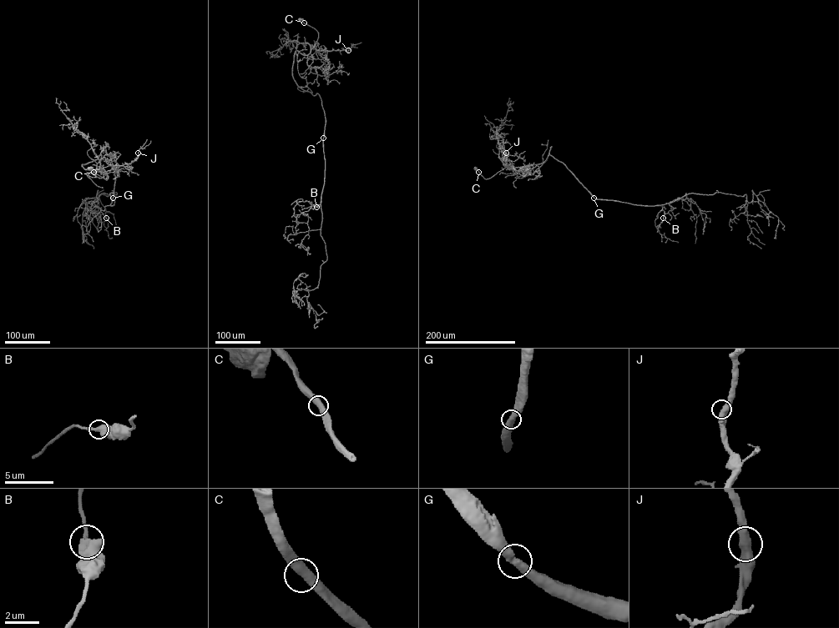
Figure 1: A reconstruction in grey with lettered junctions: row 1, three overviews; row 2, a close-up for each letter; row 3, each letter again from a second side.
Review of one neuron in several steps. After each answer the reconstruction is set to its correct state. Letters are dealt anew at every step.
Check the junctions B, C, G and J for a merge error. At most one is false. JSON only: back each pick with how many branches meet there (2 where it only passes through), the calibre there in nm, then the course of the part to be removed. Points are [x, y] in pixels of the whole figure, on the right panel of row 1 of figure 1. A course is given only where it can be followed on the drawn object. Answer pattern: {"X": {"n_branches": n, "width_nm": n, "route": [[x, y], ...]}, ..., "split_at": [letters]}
{"split_at": []}

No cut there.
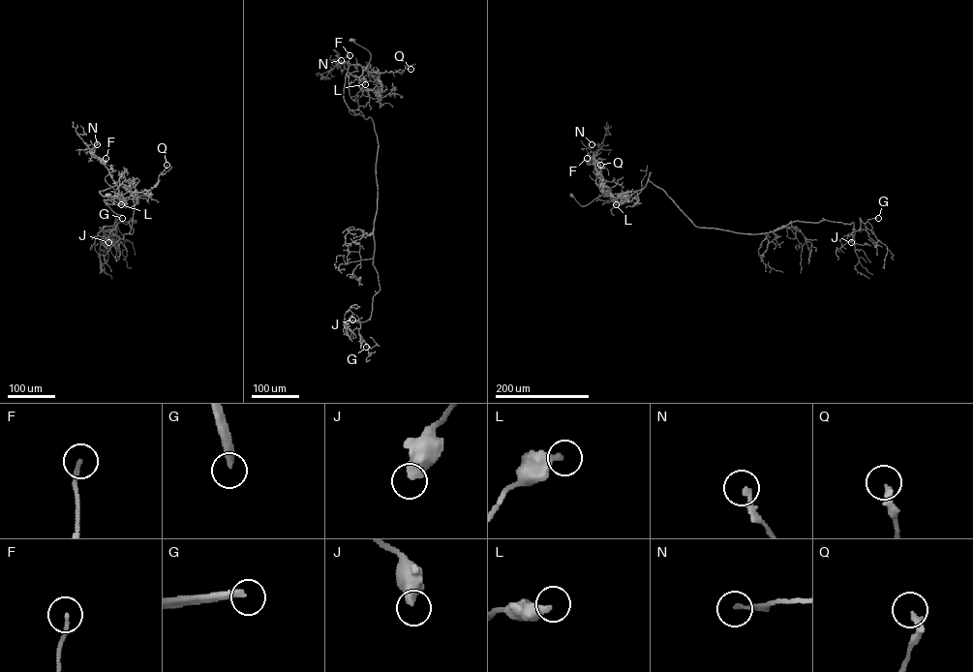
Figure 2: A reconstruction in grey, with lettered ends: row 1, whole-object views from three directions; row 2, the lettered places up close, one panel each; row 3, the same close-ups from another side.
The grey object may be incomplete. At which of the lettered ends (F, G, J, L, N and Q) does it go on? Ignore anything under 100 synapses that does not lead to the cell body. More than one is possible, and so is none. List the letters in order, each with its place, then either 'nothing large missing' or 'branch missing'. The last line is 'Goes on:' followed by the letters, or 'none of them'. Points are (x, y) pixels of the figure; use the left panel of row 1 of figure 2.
F: at (106, 158); nothing large missing
G: at (122, 218); branch missing
J: at (108, 242); nothing large missing
L: at (121, 204); nothing large missing
N: at (97, 144); nothing large missing
Q: at (167, 165); nothing large missing
Goes on: G

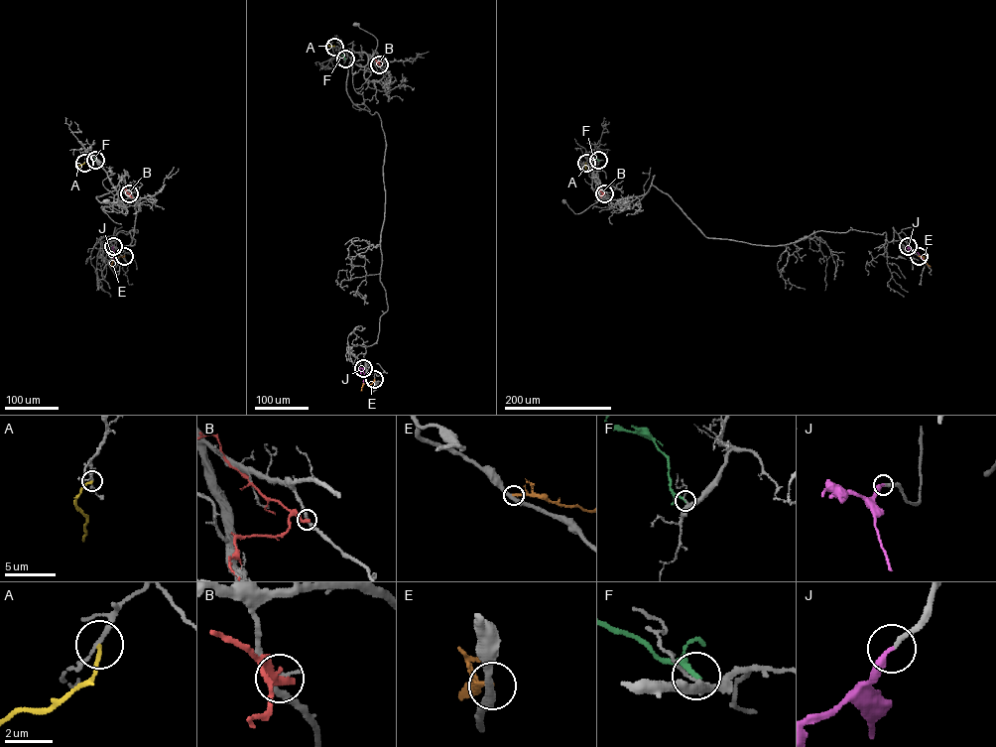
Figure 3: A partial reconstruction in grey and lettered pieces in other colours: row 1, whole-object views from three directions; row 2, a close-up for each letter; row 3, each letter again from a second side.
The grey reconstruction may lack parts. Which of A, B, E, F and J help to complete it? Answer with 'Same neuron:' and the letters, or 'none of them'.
Same neuron: J

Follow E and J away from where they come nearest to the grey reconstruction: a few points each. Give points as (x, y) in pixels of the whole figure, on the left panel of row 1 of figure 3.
E: (124, 256), (114, 258), (112, 266)
J: (113, 246), (114, 259)

